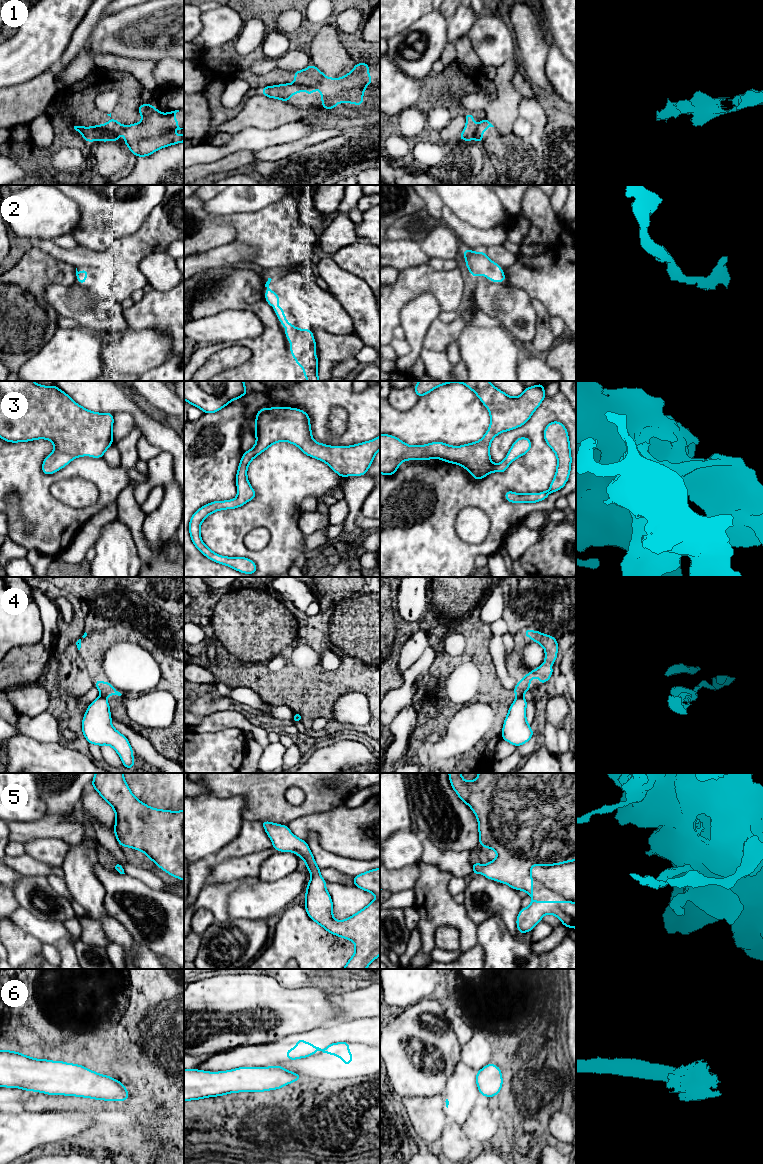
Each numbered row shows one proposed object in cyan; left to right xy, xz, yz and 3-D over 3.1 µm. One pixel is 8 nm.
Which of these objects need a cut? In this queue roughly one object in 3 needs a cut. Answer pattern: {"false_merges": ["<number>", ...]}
{"false_merges": ["1", "4"]}

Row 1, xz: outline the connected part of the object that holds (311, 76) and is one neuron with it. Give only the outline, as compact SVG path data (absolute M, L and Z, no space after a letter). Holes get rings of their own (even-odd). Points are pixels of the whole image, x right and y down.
M312 64L306 69L293 72L293 74L295 75L295 82L292 84L304 87L317 86L325 77L324 73Z

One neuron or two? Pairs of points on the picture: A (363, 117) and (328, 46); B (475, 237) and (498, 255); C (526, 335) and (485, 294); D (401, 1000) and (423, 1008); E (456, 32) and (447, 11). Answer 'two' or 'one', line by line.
A: one
B: two
C: one
D: two
E: two

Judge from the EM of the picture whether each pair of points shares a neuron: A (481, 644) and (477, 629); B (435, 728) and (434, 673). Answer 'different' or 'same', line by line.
A: same
B: same

